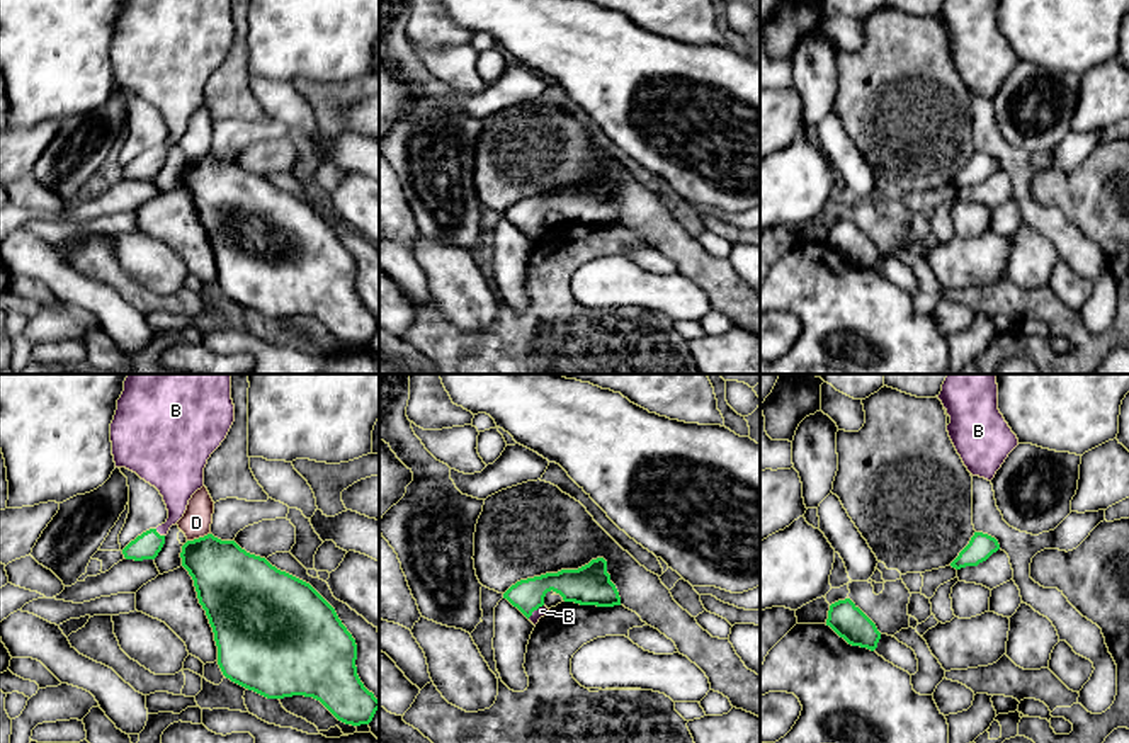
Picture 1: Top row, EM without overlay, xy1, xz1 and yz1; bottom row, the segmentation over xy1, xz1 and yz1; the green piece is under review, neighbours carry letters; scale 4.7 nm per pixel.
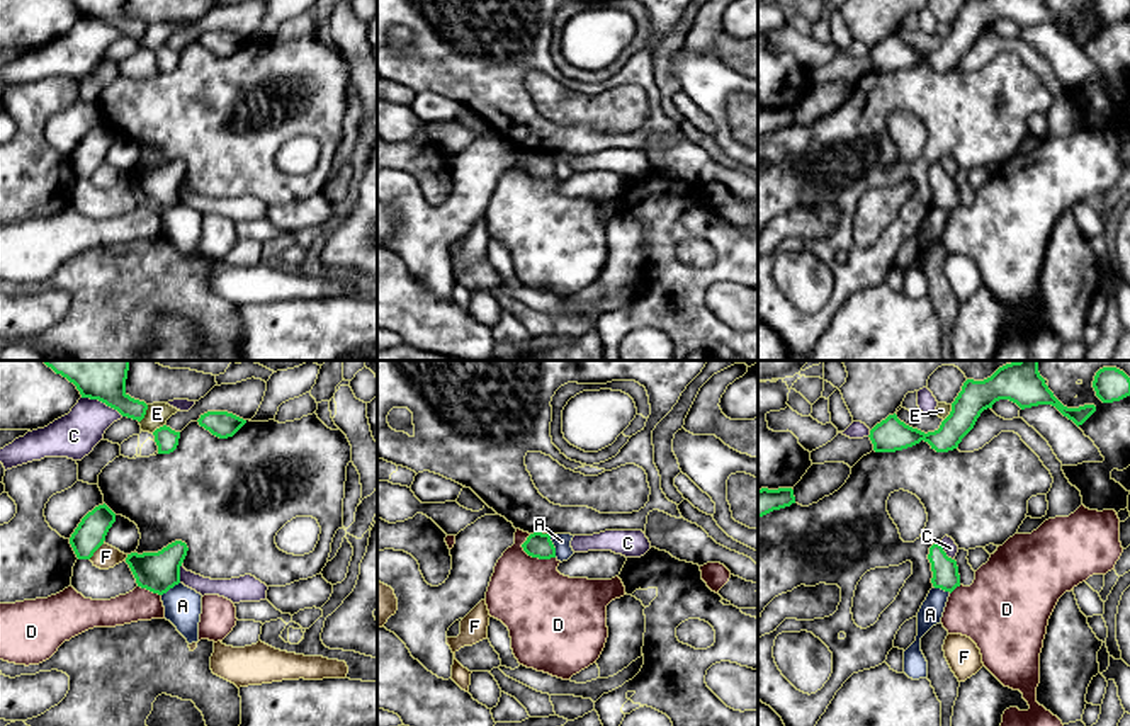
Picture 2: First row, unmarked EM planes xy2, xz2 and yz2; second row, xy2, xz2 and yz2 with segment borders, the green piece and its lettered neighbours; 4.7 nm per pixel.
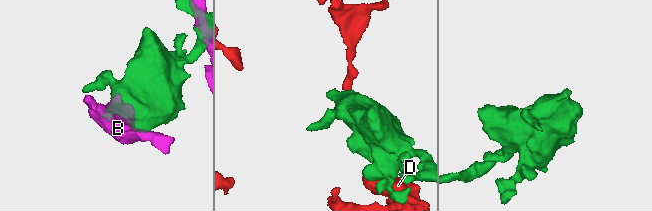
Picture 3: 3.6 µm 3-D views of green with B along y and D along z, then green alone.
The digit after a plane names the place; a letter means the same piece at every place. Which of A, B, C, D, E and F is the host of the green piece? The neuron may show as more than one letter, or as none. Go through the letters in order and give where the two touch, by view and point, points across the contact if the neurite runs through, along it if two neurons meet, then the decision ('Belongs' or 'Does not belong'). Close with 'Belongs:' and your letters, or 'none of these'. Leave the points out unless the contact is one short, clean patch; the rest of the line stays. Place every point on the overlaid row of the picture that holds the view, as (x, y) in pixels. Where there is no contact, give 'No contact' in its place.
A: Touches green at xz2 (553, 546). Boundary: xz2 (548, 534), (556, 556). Does not belong
B: Touches green at xz1 (534, 609). Path across: xz1 (580, 585), (546, 585), (534, 609), (541, 611). Belongs
C: Touches green at xy2 (102, 402). Does not belong
D: Touches green at xz2 (537, 556). Does not belong
E: Touches green at xy2 (145, 414). Does not belong
F: Touches green at xy2 (96, 550). Does not belong
Belongs: B

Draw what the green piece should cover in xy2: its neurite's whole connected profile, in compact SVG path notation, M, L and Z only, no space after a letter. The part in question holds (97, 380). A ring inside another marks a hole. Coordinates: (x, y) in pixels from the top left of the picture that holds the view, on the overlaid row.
M44 360L56 374L76 386L82 398L99 400L122 417L141 422L148 405L126 393L131 360Z

